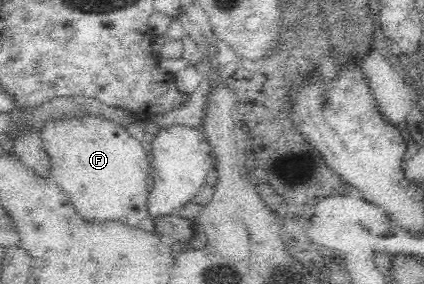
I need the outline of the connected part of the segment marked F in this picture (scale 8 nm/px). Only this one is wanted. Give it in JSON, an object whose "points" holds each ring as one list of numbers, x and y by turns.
{"points":[[102,117,48,120,41,127,42,144,51,163,50,181,56,181,84,221,122,221,138,225,149,217,150,156,128,131]]}

